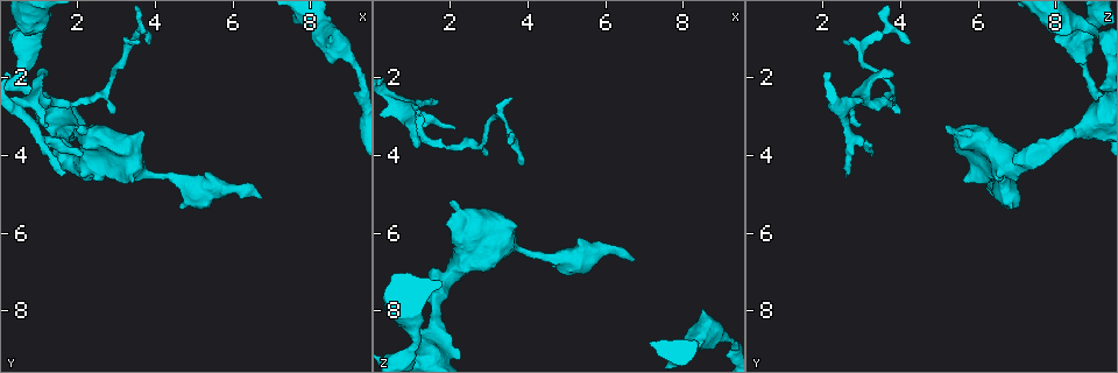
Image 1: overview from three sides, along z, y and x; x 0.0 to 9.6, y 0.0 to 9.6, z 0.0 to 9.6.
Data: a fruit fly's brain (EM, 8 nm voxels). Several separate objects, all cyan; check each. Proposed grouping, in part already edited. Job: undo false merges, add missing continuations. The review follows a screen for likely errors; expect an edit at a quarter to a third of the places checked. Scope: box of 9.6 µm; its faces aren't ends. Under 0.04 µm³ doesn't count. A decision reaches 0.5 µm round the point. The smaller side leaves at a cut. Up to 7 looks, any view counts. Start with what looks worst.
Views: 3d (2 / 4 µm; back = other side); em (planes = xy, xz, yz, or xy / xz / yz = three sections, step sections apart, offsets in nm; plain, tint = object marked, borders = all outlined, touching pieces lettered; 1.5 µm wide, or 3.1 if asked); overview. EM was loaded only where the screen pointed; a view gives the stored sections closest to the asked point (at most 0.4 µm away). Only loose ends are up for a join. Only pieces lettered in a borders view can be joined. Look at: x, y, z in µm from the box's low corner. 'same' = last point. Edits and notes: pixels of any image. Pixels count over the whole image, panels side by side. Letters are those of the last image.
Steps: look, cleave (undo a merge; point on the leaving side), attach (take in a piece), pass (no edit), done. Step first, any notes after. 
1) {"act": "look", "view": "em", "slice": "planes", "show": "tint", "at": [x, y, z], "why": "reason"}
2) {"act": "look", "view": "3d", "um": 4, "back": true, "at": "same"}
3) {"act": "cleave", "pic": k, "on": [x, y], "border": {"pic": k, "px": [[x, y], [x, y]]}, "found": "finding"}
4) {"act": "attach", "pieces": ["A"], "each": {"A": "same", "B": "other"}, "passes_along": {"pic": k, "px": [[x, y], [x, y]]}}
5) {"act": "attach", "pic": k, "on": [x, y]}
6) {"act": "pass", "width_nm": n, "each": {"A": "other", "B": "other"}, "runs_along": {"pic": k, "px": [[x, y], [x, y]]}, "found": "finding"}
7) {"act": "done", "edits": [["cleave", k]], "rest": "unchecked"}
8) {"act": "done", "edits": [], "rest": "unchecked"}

{"act": "look", "view": "3d", "um": 2, "at": [6.70, 5.05, 6.65], "why": "branch stops here"}

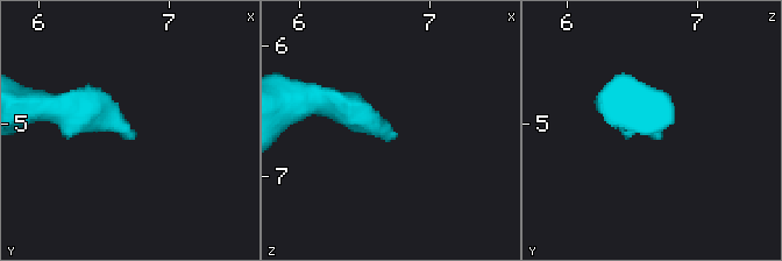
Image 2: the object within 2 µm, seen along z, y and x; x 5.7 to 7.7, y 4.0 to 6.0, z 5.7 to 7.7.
{"act": "look", "view": "em", "um": 3.1, "slice": "planes", "show": "borders", "at": [6.74, 5.10, 6.70]}

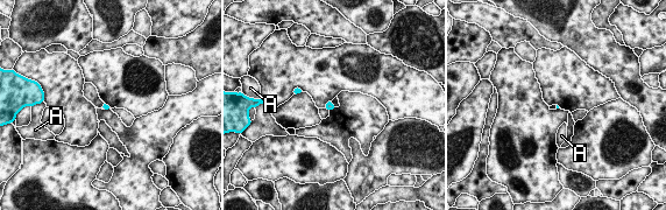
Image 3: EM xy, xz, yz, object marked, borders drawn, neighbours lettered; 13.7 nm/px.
{"act": "pass", "each": {"A": "other"}, "border": {"pic": 3, "px": [[325, 107], [328, 111]]}, "found": "none of them fits"}

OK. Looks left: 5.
{"act": "look", "view": "em", "slice": "xz", "step": 8, "show": "borders", "at": [3.35, 4.70, 5.70], "why": "stops while still wide"}

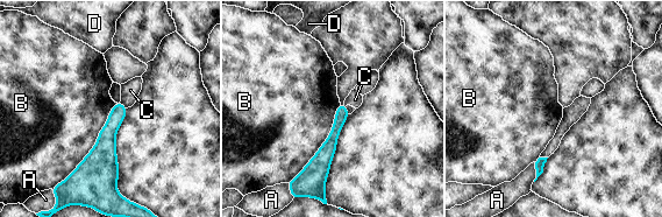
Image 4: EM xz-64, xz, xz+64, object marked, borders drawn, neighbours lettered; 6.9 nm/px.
{"act": "look", "view": "em", "slice": "planes", "show": "borders", "at": "same", "why": "another direction"}

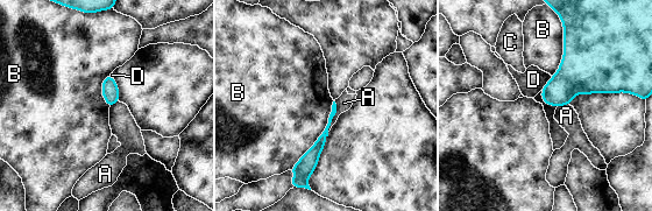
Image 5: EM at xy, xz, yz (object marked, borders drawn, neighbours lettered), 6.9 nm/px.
{"act": "pass", "each": {"A": "other", "B": "other", "C": "other", "D": "other"}, "border": {"pic": 5, "px": [[333, 100], [325, 129], [289, 169]]}, "found": "no lettered piece goes on from it"}

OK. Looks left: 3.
{"act": "look", "view": "3d", "um": 2, "at": [2.90, 2.85, 4.05], "why": "branch stops here"}

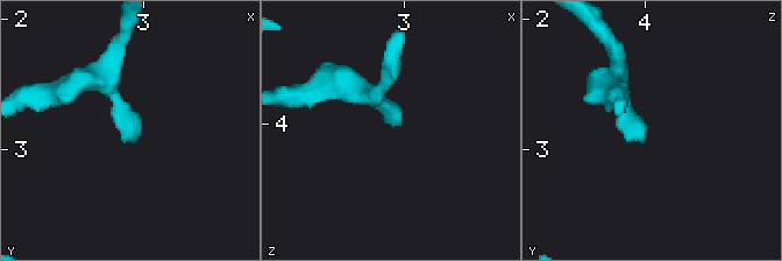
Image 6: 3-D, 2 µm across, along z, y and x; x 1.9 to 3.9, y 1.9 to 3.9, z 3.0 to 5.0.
{"act": "look", "view": "em", "slice": "planes", "show": "plain", "at": [2.96, 2.88, 4.02]}

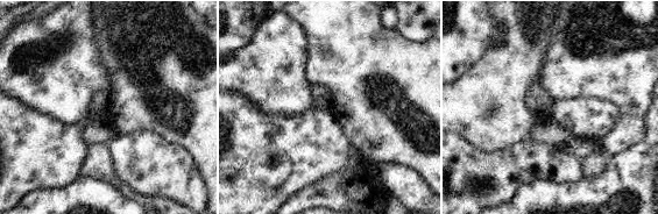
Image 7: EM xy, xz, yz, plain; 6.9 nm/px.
{"act": "look", "view": "em", "slice": "planes", "show": "borders", "at": "same", "why": "what lies round it"}

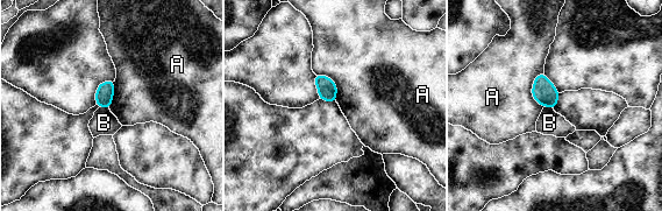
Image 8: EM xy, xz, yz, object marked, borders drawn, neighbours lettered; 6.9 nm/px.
{"act": "pass", "each": {"A": "other", "B": "other"}, "found": "no lettered piece goes on from it"}

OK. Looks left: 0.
{"act": "done", "edits": [], "rest": "unchecked"}

